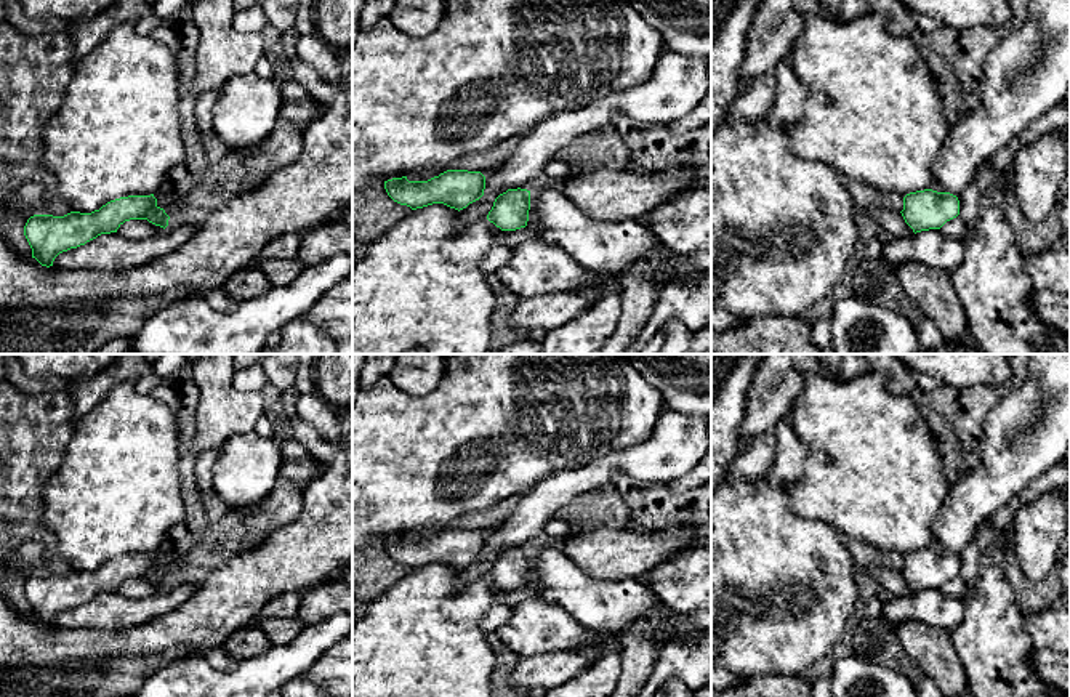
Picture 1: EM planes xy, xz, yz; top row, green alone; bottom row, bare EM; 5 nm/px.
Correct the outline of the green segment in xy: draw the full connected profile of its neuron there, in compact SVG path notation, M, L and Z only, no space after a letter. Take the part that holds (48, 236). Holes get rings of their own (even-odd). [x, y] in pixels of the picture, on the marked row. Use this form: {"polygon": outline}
{"polygon": "M154 194L128 195L111 200L91 213L34 215L24 226L24 236L32 258L50 268L59 253L85 245L101 234L117 232L130 220L147 220L165 229L170 216L157 205Z"}

